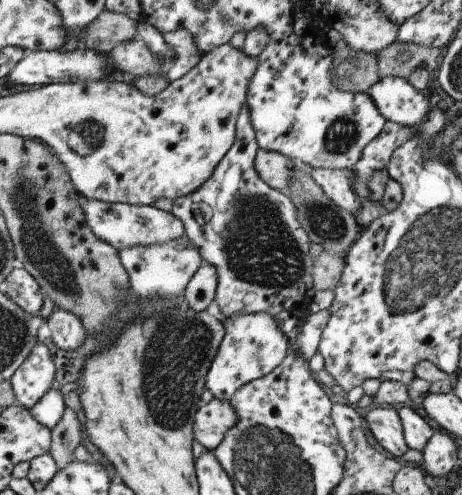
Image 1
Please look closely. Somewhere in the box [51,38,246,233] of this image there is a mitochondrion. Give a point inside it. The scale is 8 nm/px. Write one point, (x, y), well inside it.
(86, 136)

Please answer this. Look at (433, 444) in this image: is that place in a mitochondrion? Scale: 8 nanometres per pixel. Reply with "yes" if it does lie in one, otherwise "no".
no

